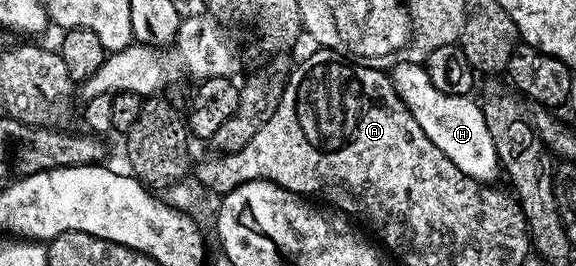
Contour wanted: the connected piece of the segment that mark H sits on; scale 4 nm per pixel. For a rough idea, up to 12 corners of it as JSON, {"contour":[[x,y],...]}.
{"contour":[[423,64],[390,80],[418,127],[467,177],[498,177],[494,139],[471,96],[446,94]]}

